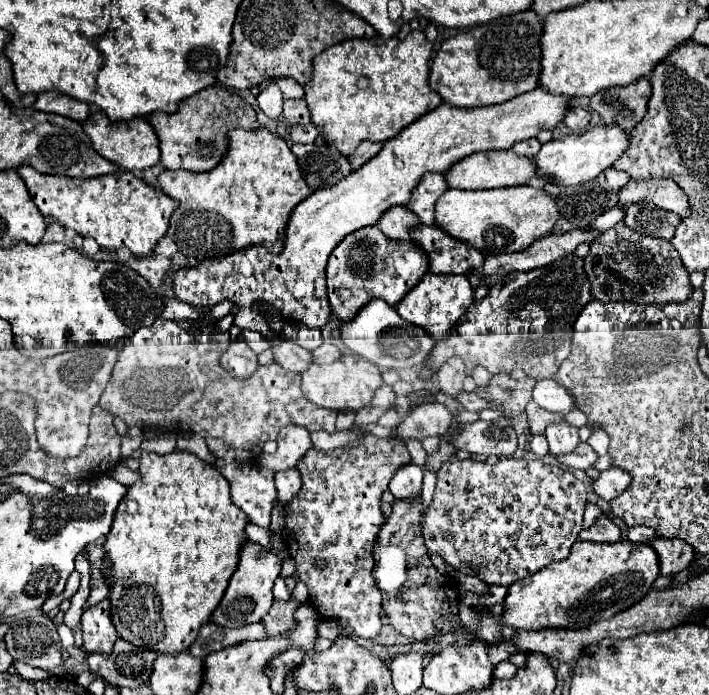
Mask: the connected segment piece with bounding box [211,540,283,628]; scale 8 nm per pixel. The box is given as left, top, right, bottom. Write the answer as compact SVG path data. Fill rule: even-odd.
M247 540L241 546L239 552L239 564L235 574L229 580L229 588L221 600L221 604L217 606L217 610L211 616L211 622L225 626L225 628L239 628L245 624L253 624L253 622L261 622L261 618L269 612L269 608L273 606L273 584L275 578L281 572L281 558L273 556L269 550L265 550L261 544Z

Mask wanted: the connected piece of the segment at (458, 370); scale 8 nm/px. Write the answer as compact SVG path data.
M449 358L439 370L437 370L437 378L439 378L439 388L443 394L447 396L455 396L463 390L463 380L465 380L465 364L461 364L461 360L457 358Z

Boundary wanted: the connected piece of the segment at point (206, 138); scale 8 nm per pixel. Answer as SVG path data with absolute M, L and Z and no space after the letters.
M213 84L209 88L199 90L197 94L185 98L179 104L175 114L153 112L145 116L149 124L153 124L159 148L161 148L161 164L167 170L191 170L191 172L207 172L215 168L223 154L227 152L227 132L233 128L257 128L255 110L233 90L223 88L221 84Z

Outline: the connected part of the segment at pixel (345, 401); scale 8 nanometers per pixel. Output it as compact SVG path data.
M351 354L327 366L311 364L301 374L301 388L305 392L305 398L317 406L331 408L331 410L359 410L371 402L375 390L379 390L381 386L383 386L383 378L377 366Z

